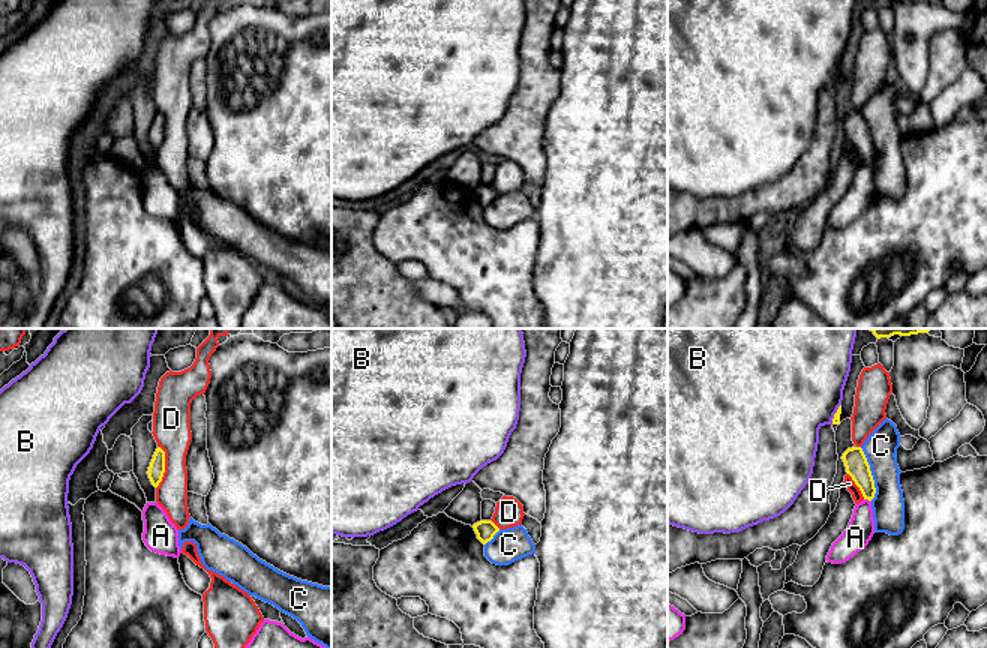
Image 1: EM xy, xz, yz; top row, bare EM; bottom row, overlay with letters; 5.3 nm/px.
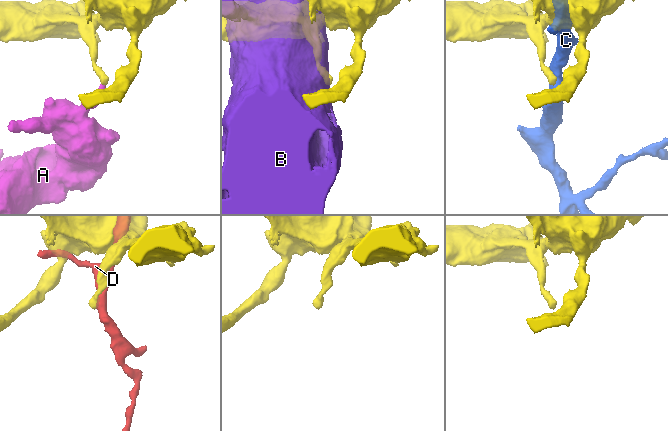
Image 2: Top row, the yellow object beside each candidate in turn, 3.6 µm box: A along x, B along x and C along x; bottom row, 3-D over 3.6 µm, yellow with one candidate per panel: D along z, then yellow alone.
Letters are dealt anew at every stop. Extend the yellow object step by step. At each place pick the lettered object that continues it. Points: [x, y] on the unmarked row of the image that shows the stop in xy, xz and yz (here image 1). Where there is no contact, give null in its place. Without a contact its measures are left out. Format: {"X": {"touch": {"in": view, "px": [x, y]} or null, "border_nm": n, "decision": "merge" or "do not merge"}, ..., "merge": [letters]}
{"A": {"touch": {"in": "yz", "px": [867, 162]}, "border_nm": 40, "decision": "do not merge"}, "B": {"touch": {"in": "yz", "px": [834, 78]}, "border_nm": 120, "decision": "do not merge"}, "C": {"touch": {"in": "yz", "px": [870, 138]}, "border_nm": 300, "decision": "do not merge"}, "D": {"touch": {"in": "xy", "px": [164, 131]}, "border_nm": 240, "decision": "do not merge"}, "merge": []}

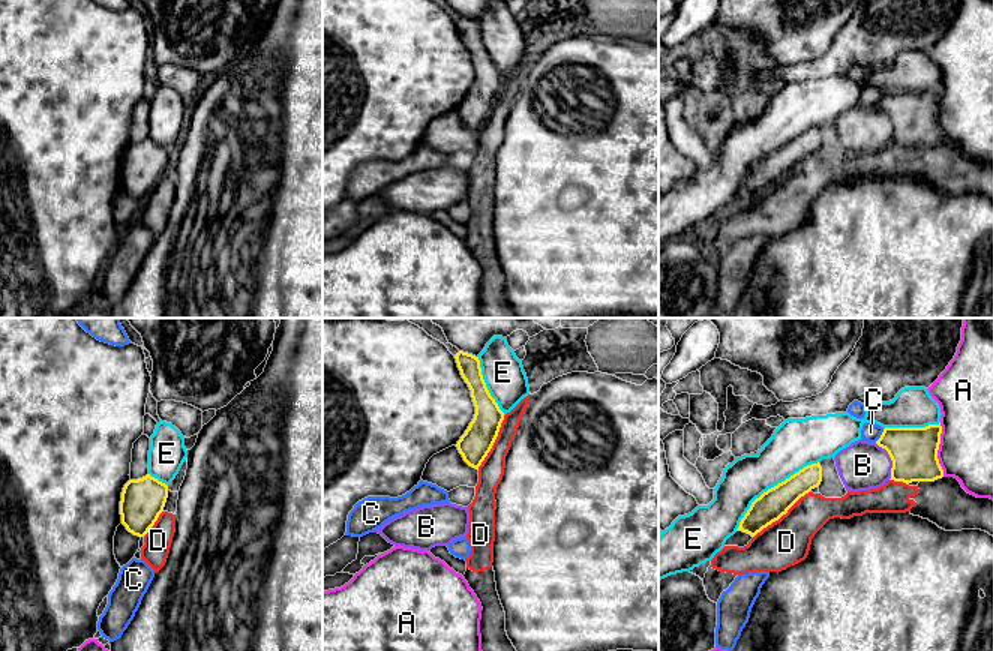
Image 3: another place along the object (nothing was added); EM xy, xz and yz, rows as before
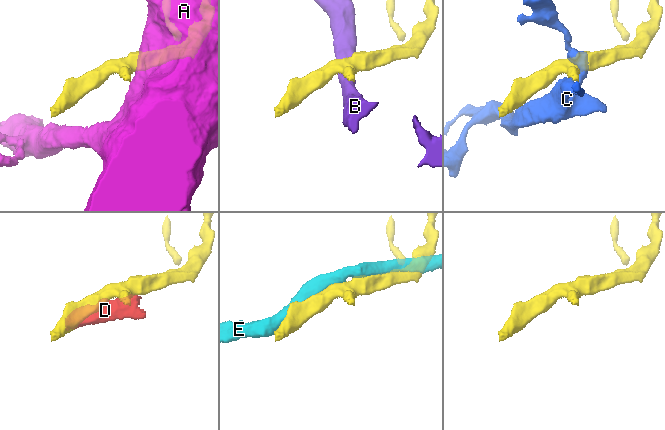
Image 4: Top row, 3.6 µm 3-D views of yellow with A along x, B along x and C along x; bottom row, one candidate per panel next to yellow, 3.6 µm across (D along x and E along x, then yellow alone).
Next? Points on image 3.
{"A": {"touch": {"in": "yz", "px": [938, 113]}, "border_nm": 280, "decision": "do not merge"}, "B": {"touch": {"in": "yz", "px": [891, 123]}, "border_nm": 220, "decision": "do not merge"}, "C": {"touch": {"in": "yz", "px": [881, 99]}, "border_nm": 90, "decision": "do not merge"}, "D": {"touch": {"in": "yz", "px": [780, 180]}, "border_nm": 400, "decision": "do not merge"}, "E": {"touch": {"in": "yz", "px": [771, 152]}, "border_nm": 600, "decision": "do not merge"}, "merge": []}

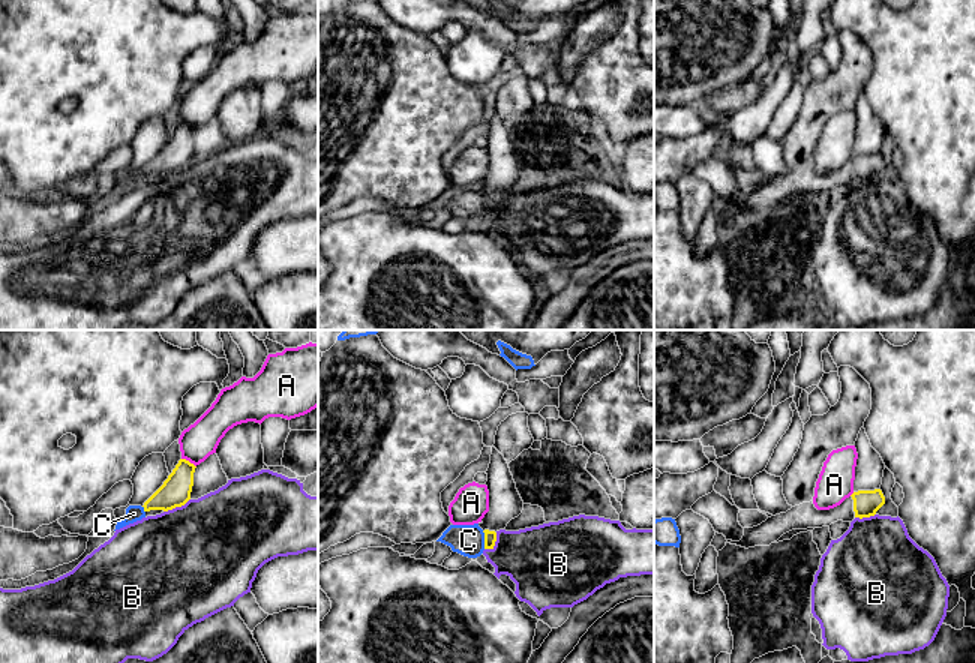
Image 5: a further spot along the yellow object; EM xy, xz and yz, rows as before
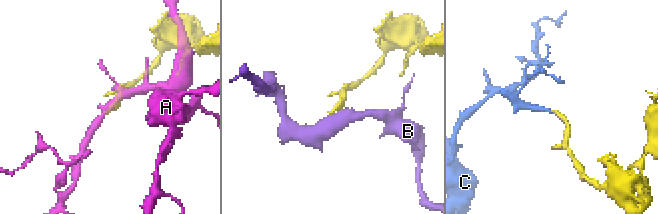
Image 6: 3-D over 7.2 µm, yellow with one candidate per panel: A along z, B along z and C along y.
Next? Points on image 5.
{"A": {"touch": {"in": "xy", "px": [188, 125]}, "border_nm": 90, "decision": "do not merge"}, "B": {"touch": {"in": "xy", "px": [176, 170]}, "border_nm": 160, "decision": "do not merge"}, "C": {"touch": {"in": "xz", "px": [485, 204]}, "border_nm": 100, "decision": "merge"}, "merge": ["C"]}

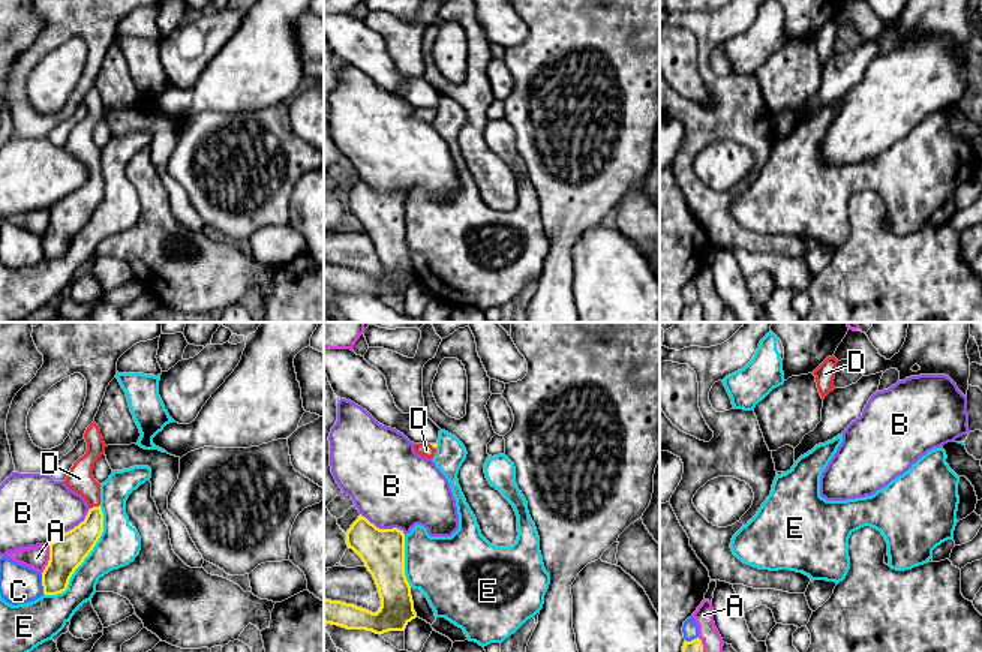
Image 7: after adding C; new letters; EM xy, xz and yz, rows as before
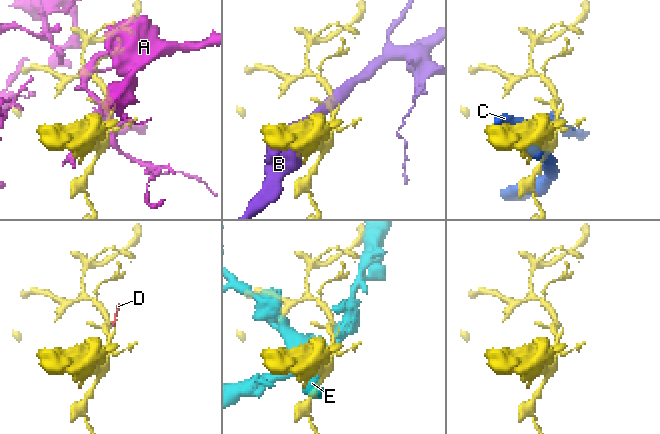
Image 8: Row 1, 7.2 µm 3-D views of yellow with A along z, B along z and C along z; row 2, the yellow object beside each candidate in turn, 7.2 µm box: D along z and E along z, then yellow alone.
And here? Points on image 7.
{"A": {"touch": {"in": "xy", "px": [50, 224]}, "border_nm": 160, "decision": "do not merge"}, "B": {"touch": {"in": "xy", "px": [71, 194]}, "border_nm": 300, "decision": "do not merge"}, "C": {"touch": {"in": "xy", "px": [42, 248]}, "border_nm": 110, "decision": "do not merge"}, "D": {"touch": {"in": "xy", "px": [95, 171]}, "border_nm": 60, "decision": "merge"}, "E": {"touch": {"in": "xy", "px": [86, 221]}, "border_nm": 550, "decision": "do not merge"}, "merge": ["D"]}

